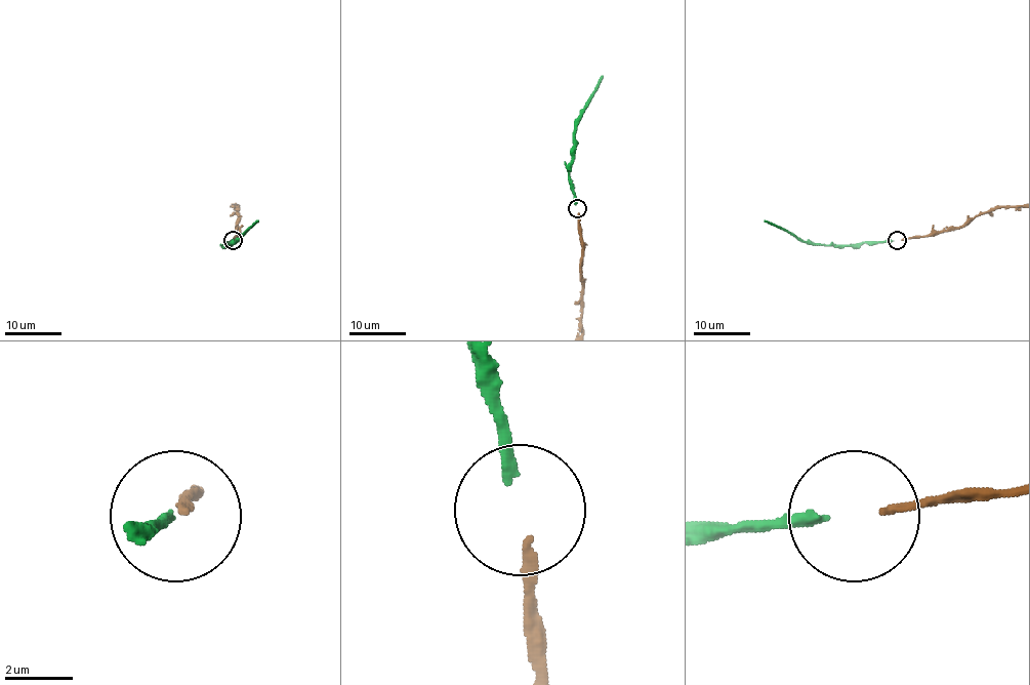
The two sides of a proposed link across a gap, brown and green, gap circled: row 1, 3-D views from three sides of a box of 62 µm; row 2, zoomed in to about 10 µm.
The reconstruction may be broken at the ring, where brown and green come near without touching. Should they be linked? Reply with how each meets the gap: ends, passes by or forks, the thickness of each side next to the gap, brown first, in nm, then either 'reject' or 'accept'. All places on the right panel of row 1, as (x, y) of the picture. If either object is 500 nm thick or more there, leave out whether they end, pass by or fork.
brown ends | green ends | 240/280 nm | accept

